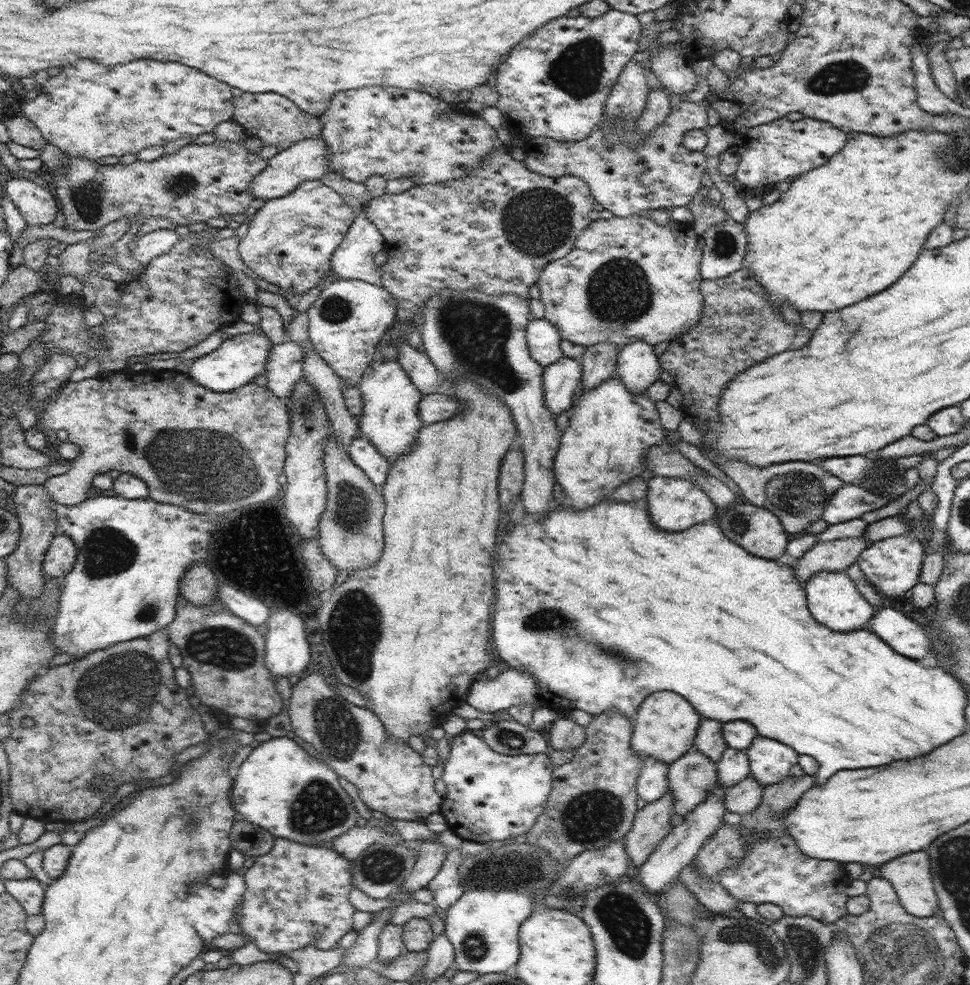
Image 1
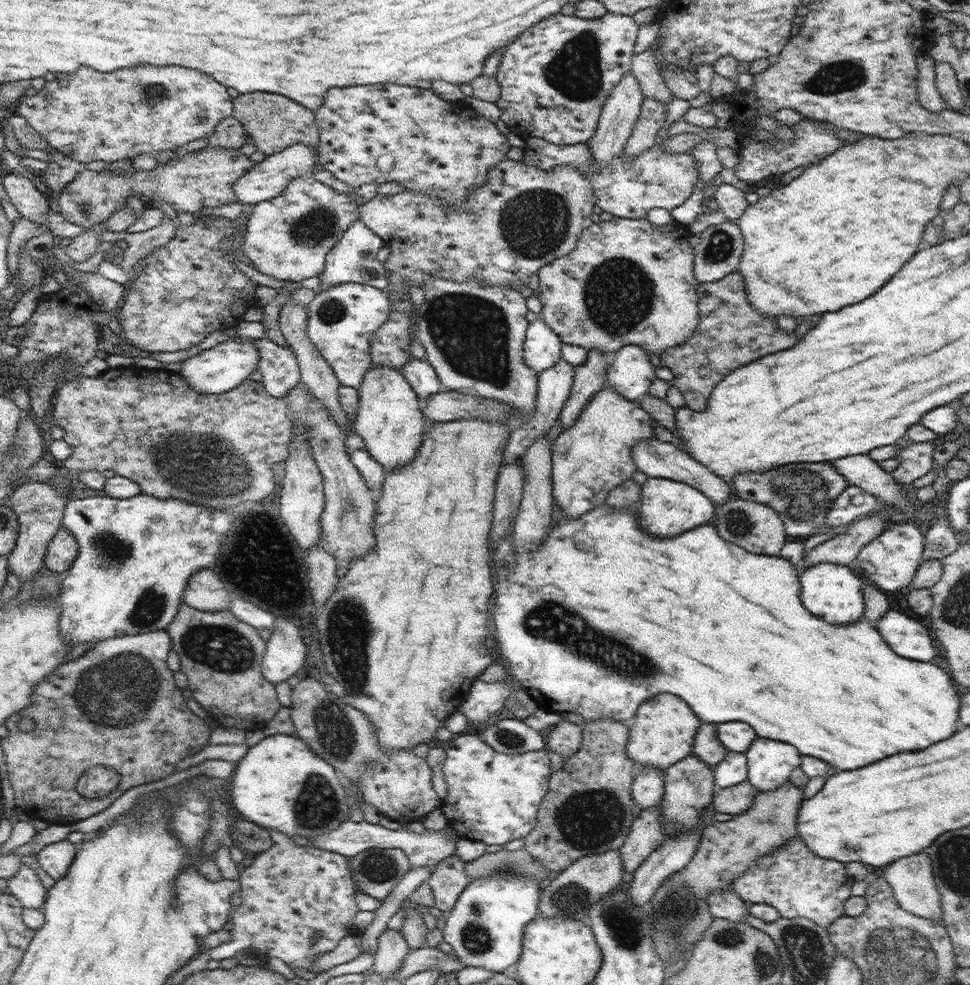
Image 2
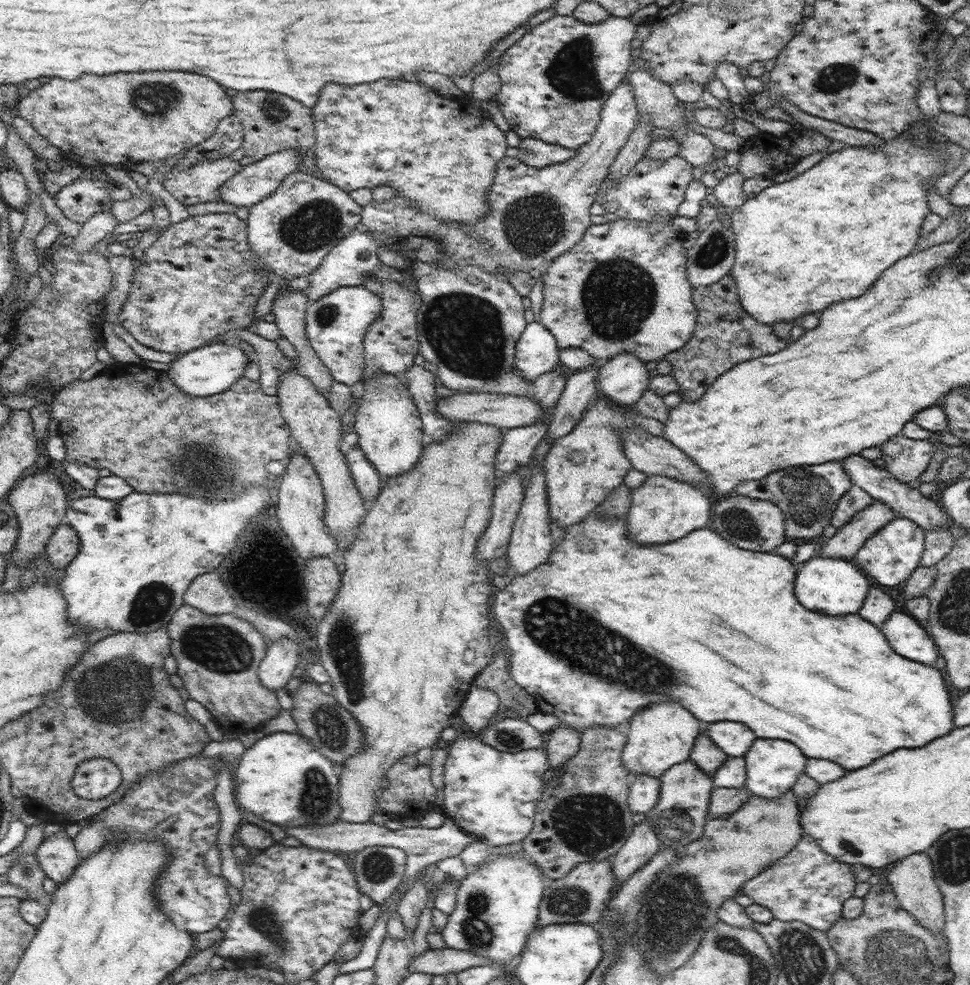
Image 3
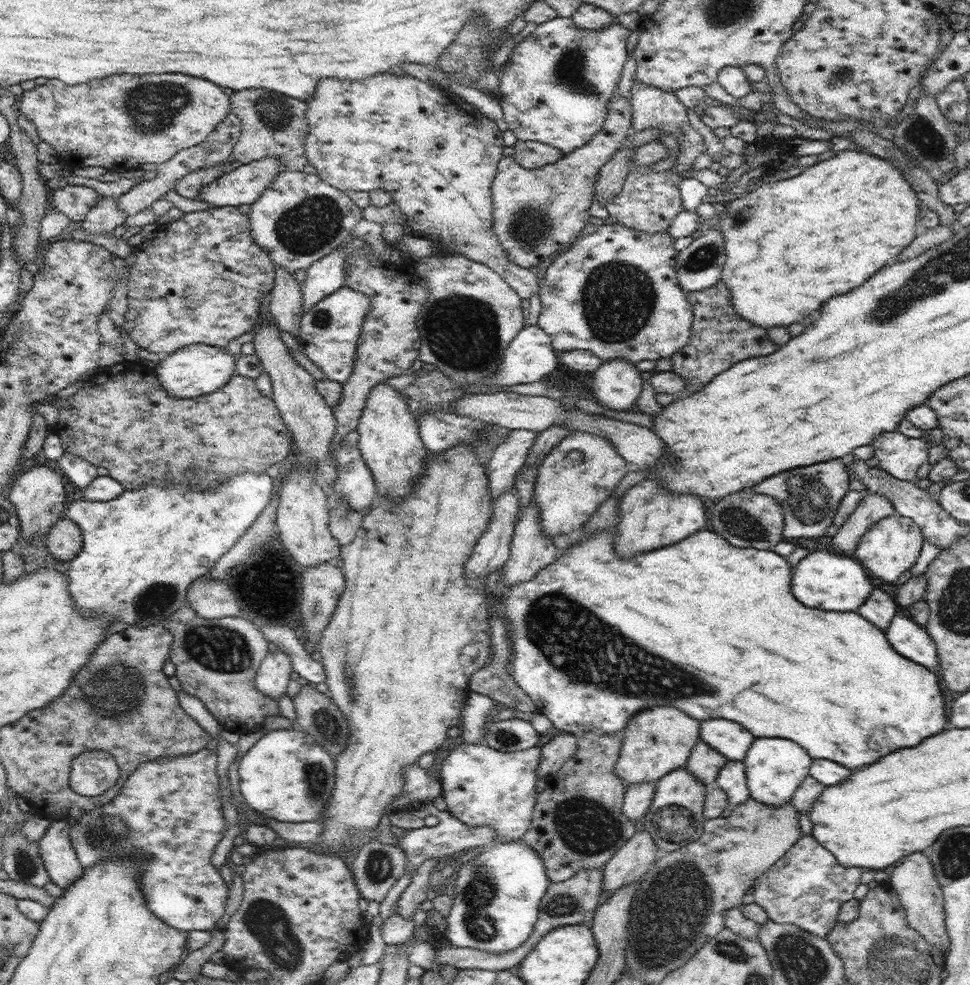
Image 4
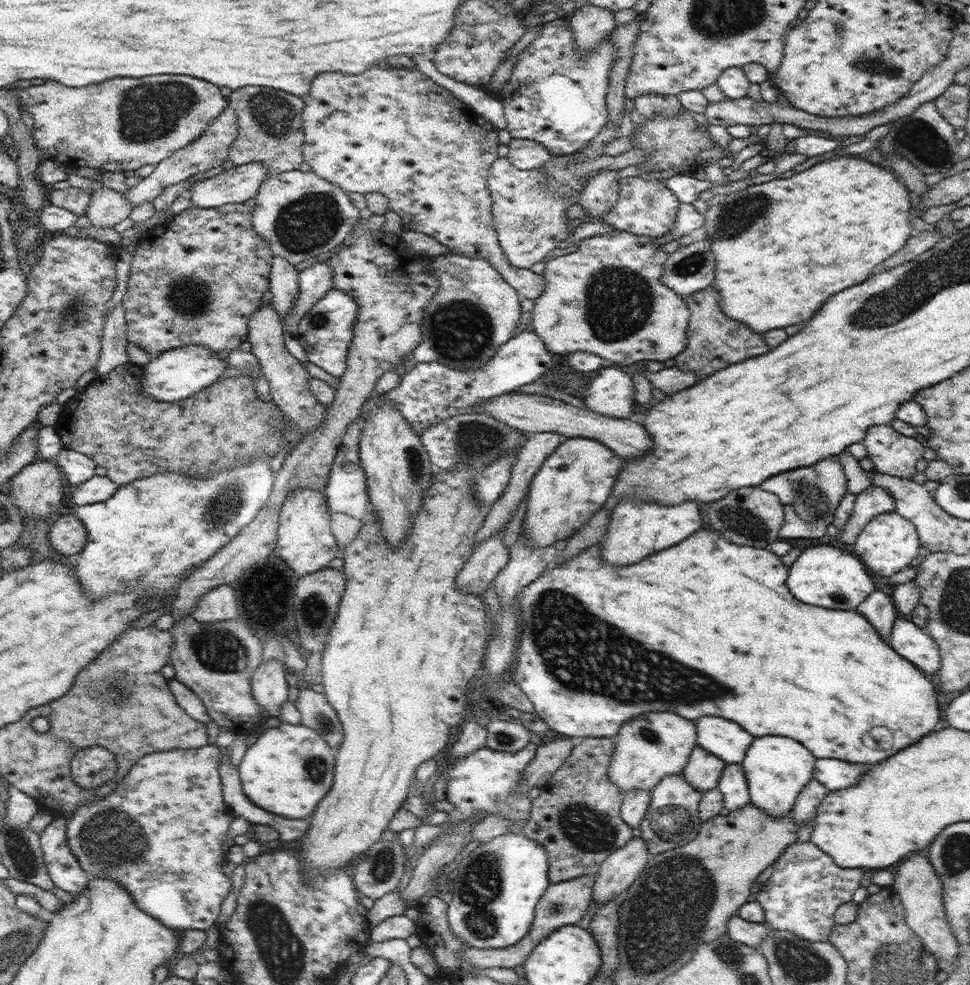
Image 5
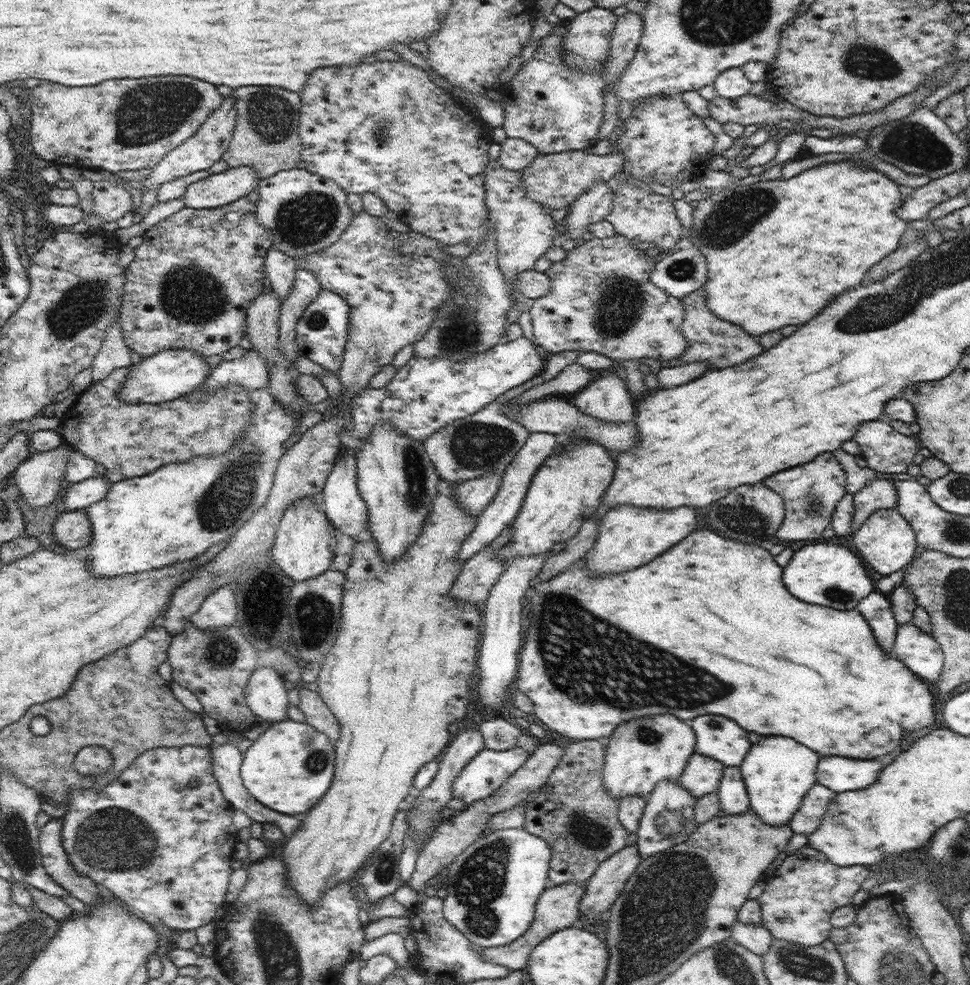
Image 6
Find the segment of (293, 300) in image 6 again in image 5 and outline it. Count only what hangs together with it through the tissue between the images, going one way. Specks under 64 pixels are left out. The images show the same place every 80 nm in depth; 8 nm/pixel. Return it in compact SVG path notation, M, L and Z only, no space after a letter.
M326 261L311 263L309 267L298 273L299 295L292 310L283 321L284 332L296 335L300 319L324 295L333 289L333 272Z

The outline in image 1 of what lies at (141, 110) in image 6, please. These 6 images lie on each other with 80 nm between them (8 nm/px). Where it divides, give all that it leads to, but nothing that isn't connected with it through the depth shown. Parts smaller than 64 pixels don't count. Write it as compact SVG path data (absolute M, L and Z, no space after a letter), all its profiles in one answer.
M80 58L74 68L62 68L38 90L37 99L18 108L22 116L68 157L95 161L104 156L137 154L148 146L164 147L178 138L214 133L220 123L233 119L234 112L228 84L180 62L148 58L110 68Z

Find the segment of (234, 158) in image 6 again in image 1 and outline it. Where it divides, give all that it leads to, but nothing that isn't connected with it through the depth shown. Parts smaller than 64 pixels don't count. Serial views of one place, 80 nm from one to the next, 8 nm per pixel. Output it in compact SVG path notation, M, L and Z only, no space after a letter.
M244 92L244 94L240 94L238 98L234 98L233 104L234 112L232 120L244 128L247 136L262 140L264 146L275 146L276 148L279 148L279 152L292 146L295 142L321 136L322 122L320 122L320 118L302 111L295 102L292 102L289 98L282 97L280 94L250 94Z

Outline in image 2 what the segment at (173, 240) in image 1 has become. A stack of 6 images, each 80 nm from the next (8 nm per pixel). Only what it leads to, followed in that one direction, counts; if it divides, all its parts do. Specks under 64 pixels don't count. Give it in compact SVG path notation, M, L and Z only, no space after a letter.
M166 218L166 221L162 221L157 227L152 227L147 231L128 233L128 231L112 232L105 230L98 234L98 240L100 242L114 243L117 240L125 240L128 242L128 247L123 251L119 251L120 254L116 255L120 265L117 265L126 272L138 270L136 262L139 260L145 260L145 258L159 246L168 244L168 241L175 235L175 226L172 219Z

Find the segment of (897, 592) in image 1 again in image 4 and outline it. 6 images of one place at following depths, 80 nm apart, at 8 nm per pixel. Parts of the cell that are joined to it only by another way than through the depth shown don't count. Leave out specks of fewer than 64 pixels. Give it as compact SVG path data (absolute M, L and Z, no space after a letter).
M894 514L875 522L868 529L860 539L852 557L858 560L868 573L872 573L884 582L896 583L902 574L912 569L918 561L923 542L920 527L911 518Z

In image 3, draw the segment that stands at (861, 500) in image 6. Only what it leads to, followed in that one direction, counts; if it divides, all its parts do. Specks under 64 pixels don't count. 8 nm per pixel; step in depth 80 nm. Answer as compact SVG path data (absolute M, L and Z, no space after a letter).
M880 500L873 503L854 516L834 535L831 535L824 547L816 553L820 557L854 561L860 548L870 536L876 534L896 516L895 512Z

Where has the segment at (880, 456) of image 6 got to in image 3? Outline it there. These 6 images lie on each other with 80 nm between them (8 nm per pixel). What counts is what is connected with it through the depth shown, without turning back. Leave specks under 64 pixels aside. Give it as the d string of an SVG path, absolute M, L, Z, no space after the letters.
M901 433L883 442L880 448L888 472L900 482L909 484L926 471L936 446L927 440L916 440Z

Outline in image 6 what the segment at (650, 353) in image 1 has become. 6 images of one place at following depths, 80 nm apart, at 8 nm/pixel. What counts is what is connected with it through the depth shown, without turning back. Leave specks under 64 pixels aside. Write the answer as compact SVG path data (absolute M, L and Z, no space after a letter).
M600 372L594 380L576 395L574 404L584 413L604 422L628 422L636 418L634 400L627 382L612 373Z

